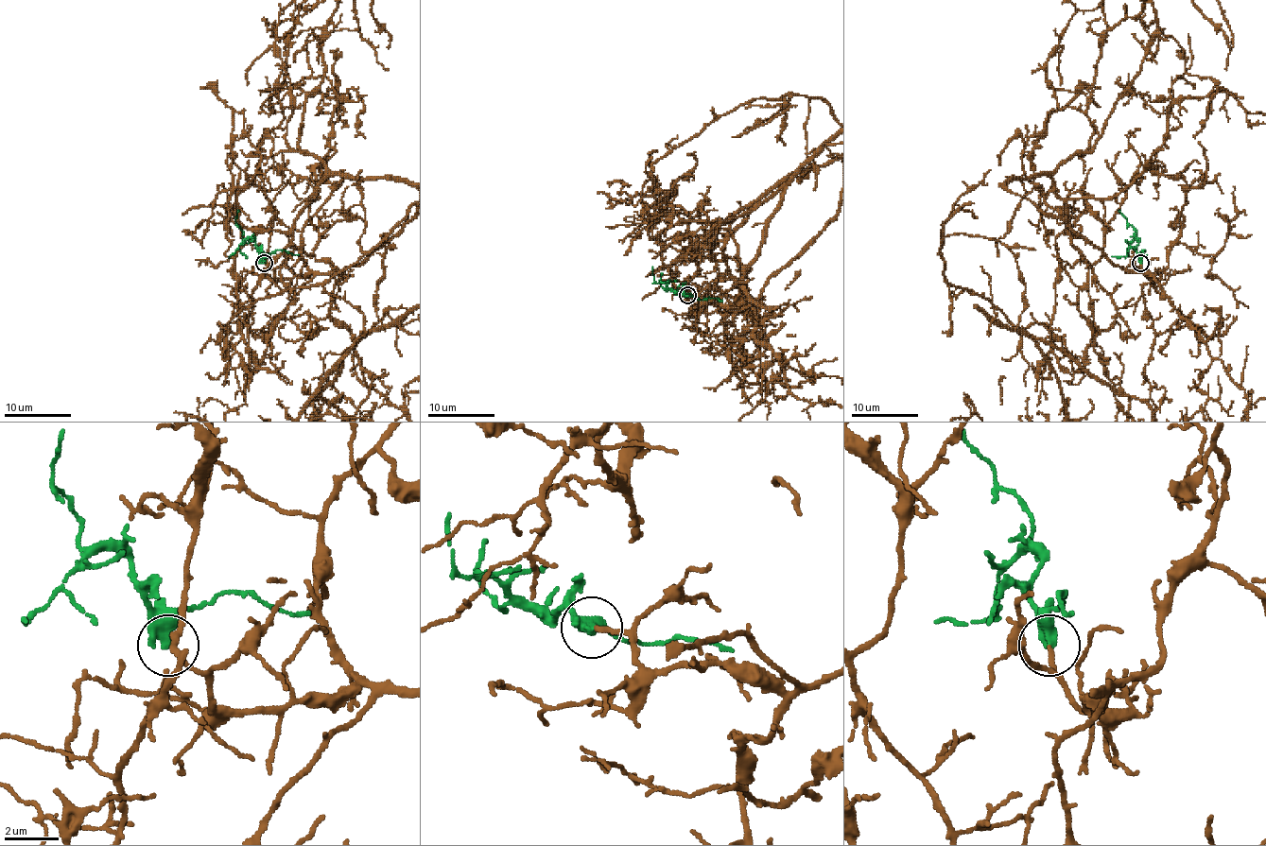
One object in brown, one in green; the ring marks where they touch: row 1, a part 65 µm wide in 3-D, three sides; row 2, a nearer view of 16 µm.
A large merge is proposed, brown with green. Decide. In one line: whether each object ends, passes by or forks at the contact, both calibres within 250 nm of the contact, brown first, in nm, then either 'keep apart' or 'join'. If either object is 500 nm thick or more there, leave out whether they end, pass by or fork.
170/500 nm | join

